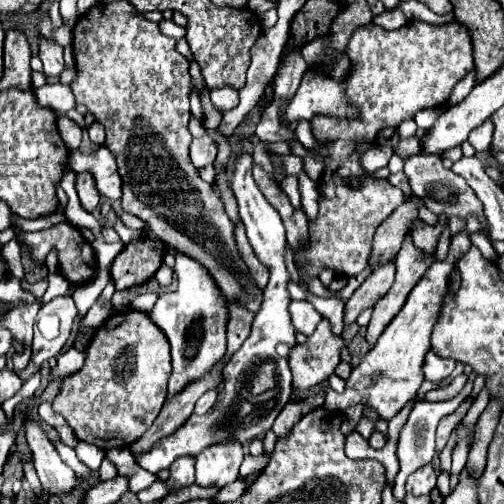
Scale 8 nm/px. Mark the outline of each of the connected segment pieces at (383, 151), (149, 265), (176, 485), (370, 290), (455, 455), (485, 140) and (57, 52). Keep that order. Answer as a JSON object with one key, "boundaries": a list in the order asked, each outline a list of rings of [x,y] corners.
{"boundaries":[[[[374,145],[374,147],[366,149],[366,151],[360,155],[360,163],[362,163],[362,167],[364,167],[366,171],[374,173],[376,169],[380,169],[380,167],[386,167],[386,165],[388,165],[388,161],[390,161],[392,153],[394,153],[394,151],[392,151],[390,147]]],[[[154,237],[130,241],[112,263],[112,281],[116,291],[124,291],[146,283],[160,267],[164,243]]],[[[180,457],[170,467],[170,477],[164,481],[170,487],[170,493],[176,493],[194,483],[194,457]]],[[[388,261],[376,271],[372,271],[372,275],[354,291],[354,295],[346,301],[346,309],[344,309],[346,325],[354,323],[360,311],[364,311],[366,307],[372,307],[380,297],[388,293],[388,289],[394,283],[394,271],[396,271],[394,261]]],[[[462,440],[458,443],[452,453],[451,474],[458,473],[465,467],[469,451],[468,440]]],[[[486,119],[480,127],[476,127],[474,131],[470,131],[468,135],[468,143],[476,149],[476,151],[488,151],[488,143],[492,141],[492,121]]],[[[40,39],[40,59],[44,63],[44,73],[46,75],[60,75],[64,69],[64,55],[62,55],[62,47],[48,41],[48,39]]]]}

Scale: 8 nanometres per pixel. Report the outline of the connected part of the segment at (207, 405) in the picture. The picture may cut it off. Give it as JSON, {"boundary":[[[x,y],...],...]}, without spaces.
{"boundary":[[[210,389],[210,391],[206,391],[198,401],[196,401],[196,407],[194,407],[194,413],[196,415],[204,415],[204,413],[208,413],[212,407],[214,407],[214,403],[216,403],[216,389]]]}

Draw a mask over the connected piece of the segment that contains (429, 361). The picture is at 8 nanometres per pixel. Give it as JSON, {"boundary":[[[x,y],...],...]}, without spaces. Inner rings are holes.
{"boundary":[[[434,351],[426,353],[424,365],[422,365],[422,373],[424,373],[426,381],[430,381],[434,385],[440,385],[442,381],[446,381],[450,377],[452,371],[454,371],[454,359],[440,357]]]}

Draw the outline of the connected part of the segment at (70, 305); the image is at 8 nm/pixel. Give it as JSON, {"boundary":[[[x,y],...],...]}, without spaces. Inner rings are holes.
{"boundary":[[[72,295],[56,297],[40,309],[34,323],[34,343],[32,343],[34,355],[28,367],[20,373],[22,379],[28,379],[34,371],[40,369],[42,361],[62,351],[64,343],[72,333],[76,315],[78,315],[78,309]]]}

